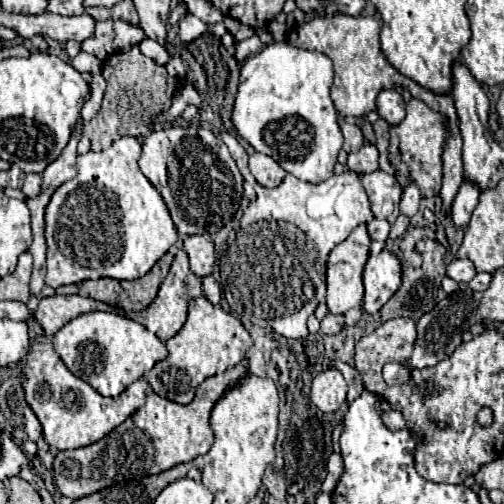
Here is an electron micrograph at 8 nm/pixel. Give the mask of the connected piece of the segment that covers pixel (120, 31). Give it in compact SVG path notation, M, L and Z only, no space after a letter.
M116 20L116 22L114 22L114 32L116 32L116 36L114 36L112 48L114 48L116 52L120 52L120 50L130 50L132 46L136 46L138 42L144 40L142 28L136 26L136 24L130 24L130 22L126 22L126 20Z

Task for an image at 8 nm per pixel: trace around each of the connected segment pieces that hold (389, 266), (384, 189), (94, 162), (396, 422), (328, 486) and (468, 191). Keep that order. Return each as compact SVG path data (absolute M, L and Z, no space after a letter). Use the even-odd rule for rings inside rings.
M390 250L368 258L364 266L364 312L376 314L390 300L400 288L400 272L400 260Z
M376 170L372 174L362 176L364 190L370 198L372 212L376 218L386 218L390 223L396 218L396 208L402 196L402 186L392 174Z
M124 136L102 152L78 156L76 178L60 184L46 206L46 286L58 288L104 276L136 280L176 244L170 212L138 168L140 150L136 138Z
M396 410L382 412L382 422L384 422L386 428L390 428L390 430L402 430L402 428L406 428L406 422L404 422L402 414L396 412Z
M332 454L332 456L328 458L328 466L326 466L326 468L328 468L328 476L326 476L326 480L322 482L322 492L330 494L330 492L334 490L334 486L338 484L342 472L344 472L342 456L340 456L340 454Z
M464 180L460 184L460 190L452 202L452 220L458 228L464 228L470 222L472 210L478 204L478 196L480 196L480 192L478 192L478 188L474 188L474 184L470 184L468 180Z

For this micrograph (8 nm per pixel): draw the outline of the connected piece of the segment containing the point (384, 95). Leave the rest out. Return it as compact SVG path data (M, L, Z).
M382 90L376 98L376 110L388 124L400 124L404 120L404 100L396 90Z

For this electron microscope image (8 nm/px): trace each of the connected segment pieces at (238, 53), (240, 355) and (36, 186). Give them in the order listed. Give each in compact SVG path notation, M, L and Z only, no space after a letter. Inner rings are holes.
M260 28L252 37L236 44L235 58L238 64L241 64L248 56L254 54L255 48L258 49L258 52L260 51L262 43L260 41L258 32L263 31L266 31L266 29Z
M198 296L190 300L188 320L182 330L166 340L168 358L158 362L150 372L146 372L144 378L158 396L178 404L188 404L198 384L214 374L222 374L228 368L236 366L240 360L244 360L244 354L250 346L252 338L238 318L224 312L220 306L212 306L204 296Z
M26 174L22 192L26 194L26 198L36 198L40 194L40 184L42 184L42 176L40 174Z

